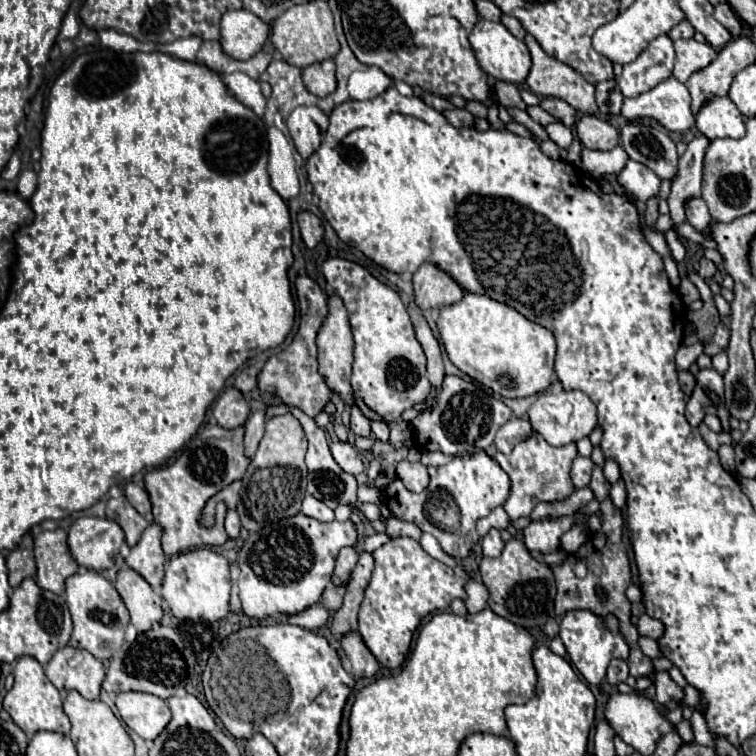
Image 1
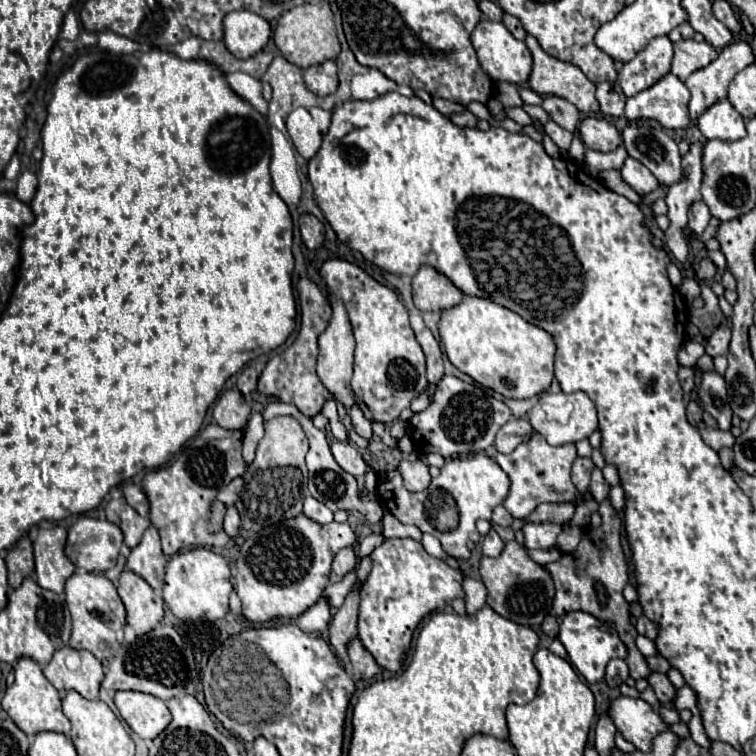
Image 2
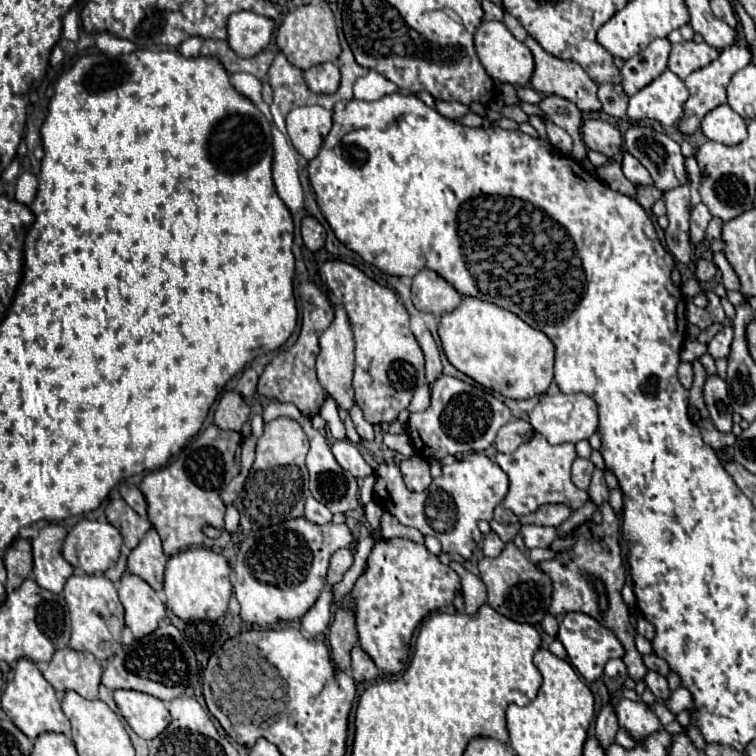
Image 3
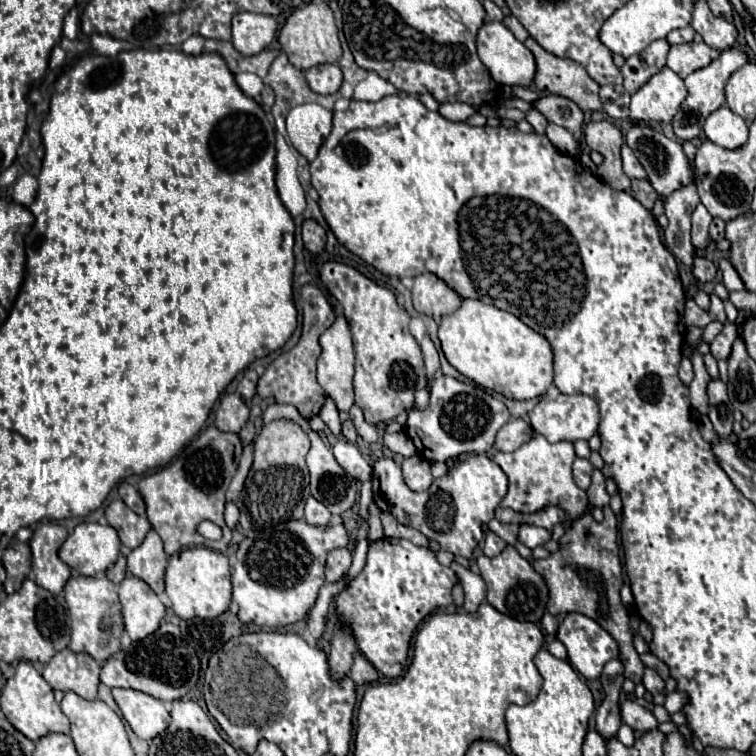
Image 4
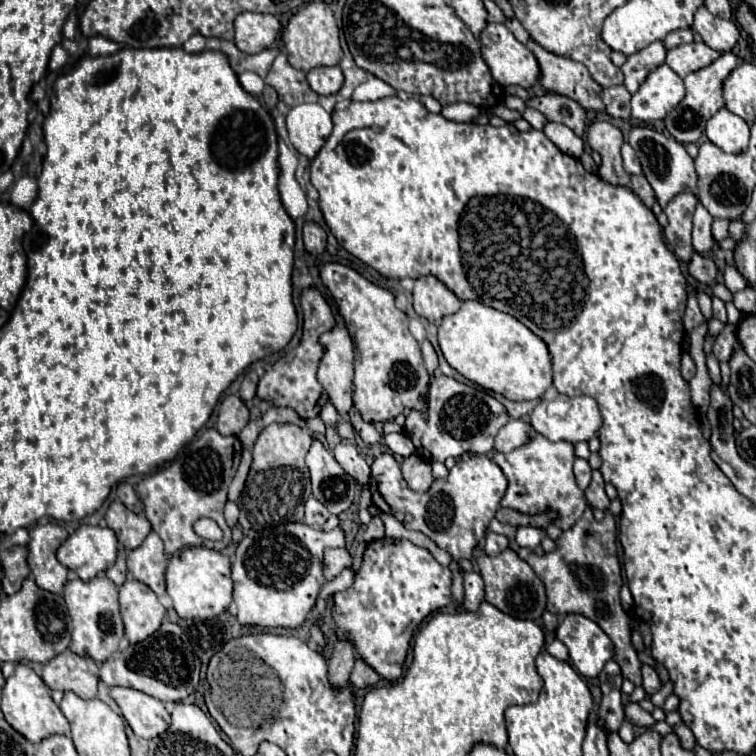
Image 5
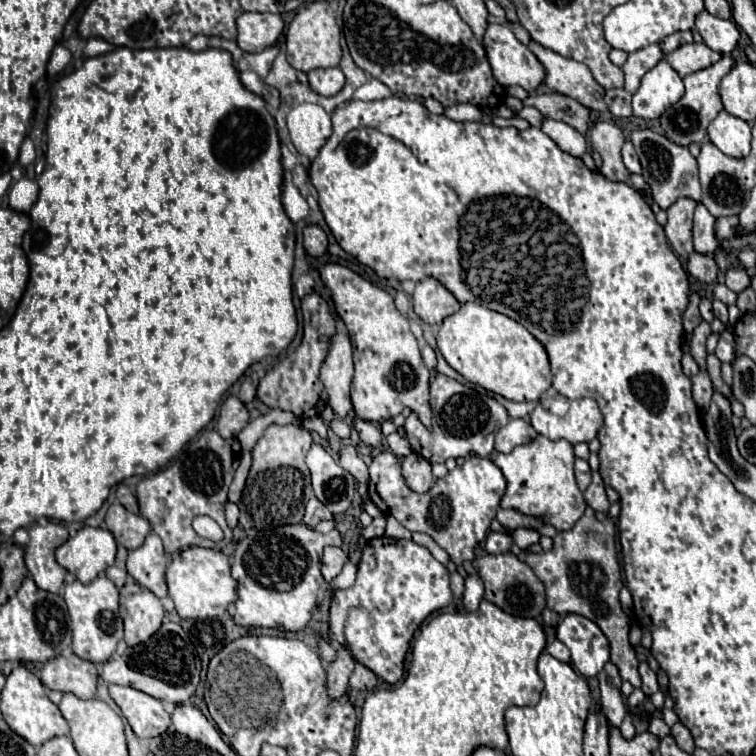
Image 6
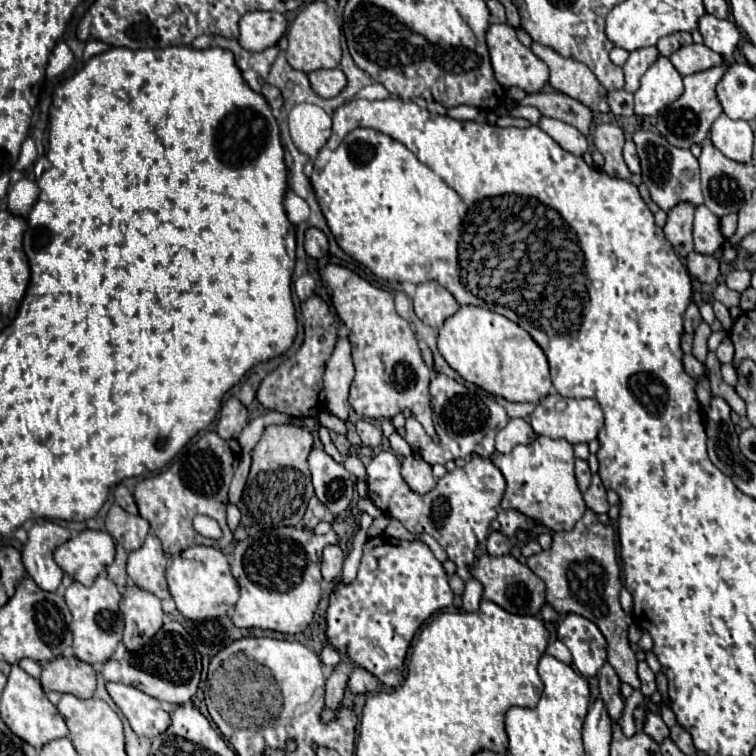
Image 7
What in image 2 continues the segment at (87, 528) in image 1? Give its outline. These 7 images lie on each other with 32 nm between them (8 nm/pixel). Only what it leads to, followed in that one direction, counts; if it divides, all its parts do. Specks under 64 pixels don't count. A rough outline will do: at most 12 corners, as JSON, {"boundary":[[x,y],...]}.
{"boundary":[[82,516],[68,530],[66,556],[78,568],[116,564],[122,530]]}

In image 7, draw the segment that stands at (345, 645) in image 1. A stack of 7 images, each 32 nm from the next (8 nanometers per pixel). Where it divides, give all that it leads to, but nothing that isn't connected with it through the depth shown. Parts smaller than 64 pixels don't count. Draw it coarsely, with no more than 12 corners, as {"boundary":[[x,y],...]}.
{"boundary":[[356,666],[350,674],[352,692],[378,690],[376,676]]}

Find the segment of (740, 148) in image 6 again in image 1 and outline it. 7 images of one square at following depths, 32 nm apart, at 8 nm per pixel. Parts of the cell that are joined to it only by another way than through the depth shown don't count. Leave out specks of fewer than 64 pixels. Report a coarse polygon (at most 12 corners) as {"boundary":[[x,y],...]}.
{"boundary":[[712,96],[696,128],[714,138],[742,138],[744,116],[728,96]]}

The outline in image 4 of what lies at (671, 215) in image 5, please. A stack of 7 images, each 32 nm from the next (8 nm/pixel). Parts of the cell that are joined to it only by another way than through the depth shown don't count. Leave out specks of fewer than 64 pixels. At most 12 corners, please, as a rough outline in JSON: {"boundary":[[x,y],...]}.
{"boundary":[[694,182],[674,190],[664,200],[670,220],[666,246],[676,260],[692,264],[690,216],[700,204]]}

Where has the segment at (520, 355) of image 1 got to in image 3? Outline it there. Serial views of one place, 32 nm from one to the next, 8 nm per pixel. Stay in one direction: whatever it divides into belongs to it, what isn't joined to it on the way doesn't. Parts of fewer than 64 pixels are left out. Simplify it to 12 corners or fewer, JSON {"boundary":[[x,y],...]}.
{"boundary":[[466,296],[438,334],[452,366],[506,398],[540,396],[552,340]]}

